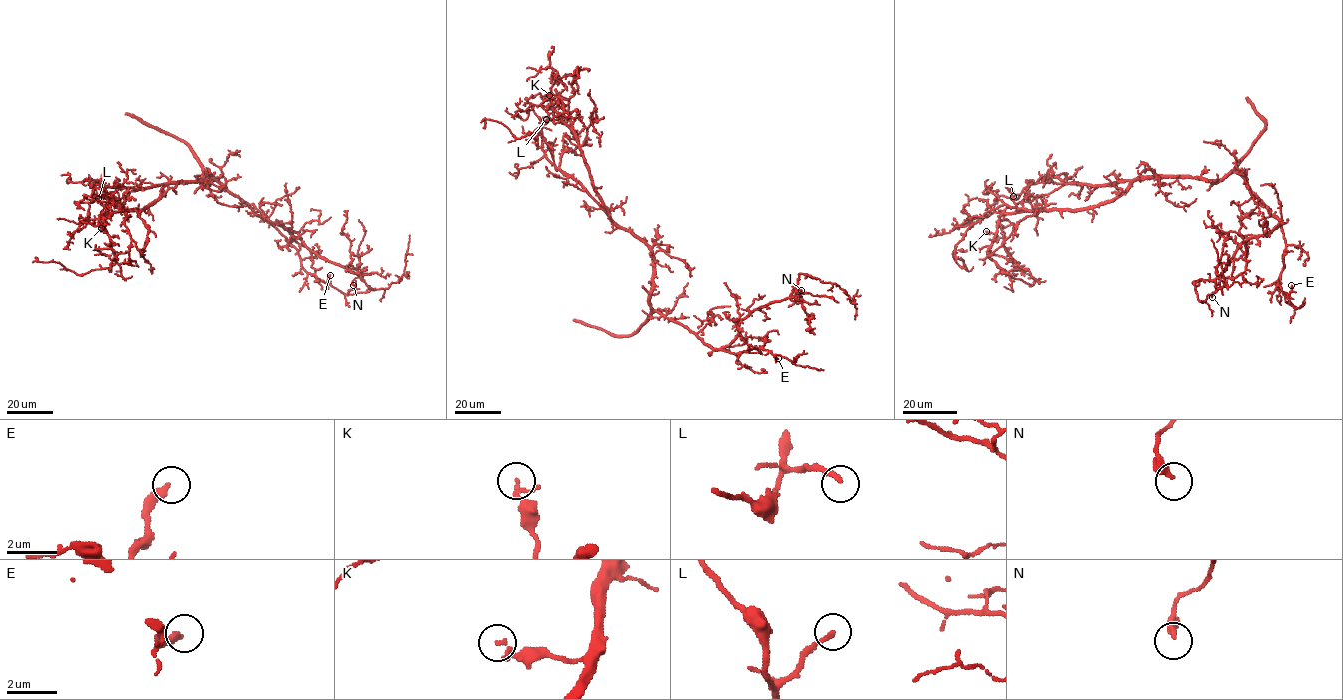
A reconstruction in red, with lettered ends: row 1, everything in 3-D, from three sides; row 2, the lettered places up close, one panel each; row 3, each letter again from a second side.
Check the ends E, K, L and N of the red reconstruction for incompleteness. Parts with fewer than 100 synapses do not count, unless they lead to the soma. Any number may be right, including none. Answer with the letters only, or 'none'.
none

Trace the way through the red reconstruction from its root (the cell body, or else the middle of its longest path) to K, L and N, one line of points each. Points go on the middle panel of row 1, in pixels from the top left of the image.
K: (653, 276), (650, 249), (611, 220), (595, 188), (578, 137), (548, 106), (552, 104), (549, 95)
L: (653, 276), (650, 249), (621, 229), (577, 182), (564, 175), (546, 157), (542, 147), (541, 129), (546, 119)
N: (653, 276), (649, 305), (716, 348), (729, 344), (738, 333), (739, 323), (754, 310), (807, 293), (801, 290)

